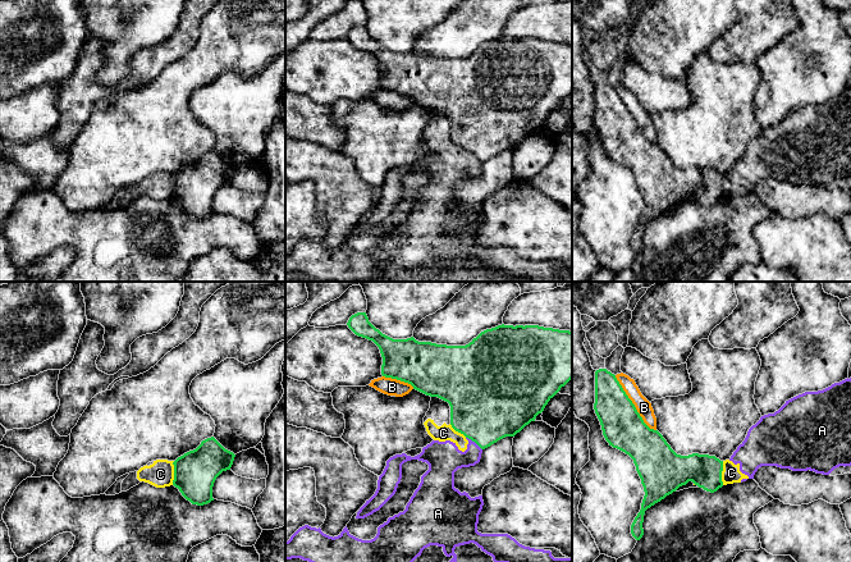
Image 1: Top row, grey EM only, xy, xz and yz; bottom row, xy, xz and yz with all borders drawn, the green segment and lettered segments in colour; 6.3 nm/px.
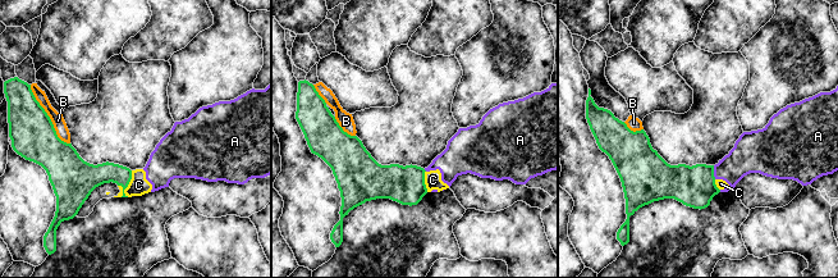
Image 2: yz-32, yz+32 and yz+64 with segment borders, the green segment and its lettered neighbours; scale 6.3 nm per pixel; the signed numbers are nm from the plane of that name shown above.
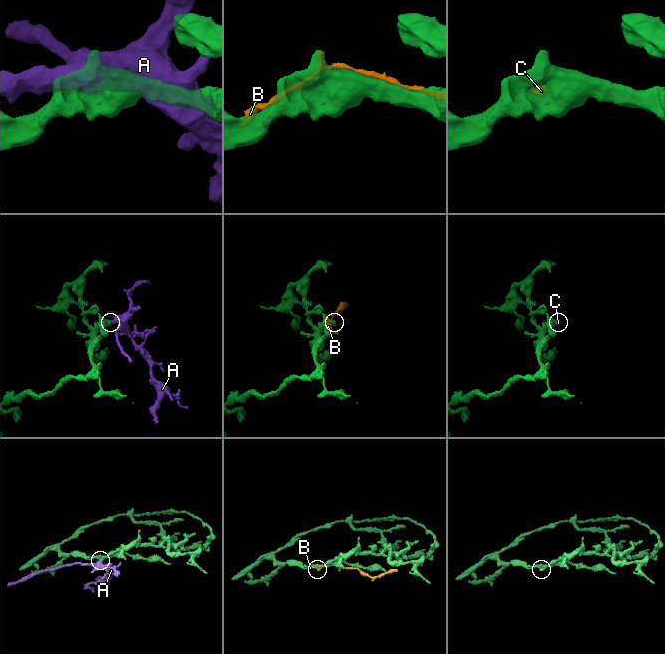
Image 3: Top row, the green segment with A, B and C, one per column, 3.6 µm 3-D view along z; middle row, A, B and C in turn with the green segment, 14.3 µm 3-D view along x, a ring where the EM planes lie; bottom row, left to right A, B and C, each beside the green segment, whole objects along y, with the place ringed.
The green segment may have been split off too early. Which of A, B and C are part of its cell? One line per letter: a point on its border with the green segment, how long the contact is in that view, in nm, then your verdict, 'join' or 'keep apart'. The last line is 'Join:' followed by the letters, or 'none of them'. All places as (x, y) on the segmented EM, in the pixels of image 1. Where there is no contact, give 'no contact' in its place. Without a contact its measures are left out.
A: contact xz (474, 441); length 130 nm; keep apart
B: contact yz (634, 405); length 440 nm; keep apart
C: contact xy (174, 473); length 150 nm; keep apart
Join: none of them

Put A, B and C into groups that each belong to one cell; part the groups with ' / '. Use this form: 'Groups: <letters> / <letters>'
Groups: A C / B

